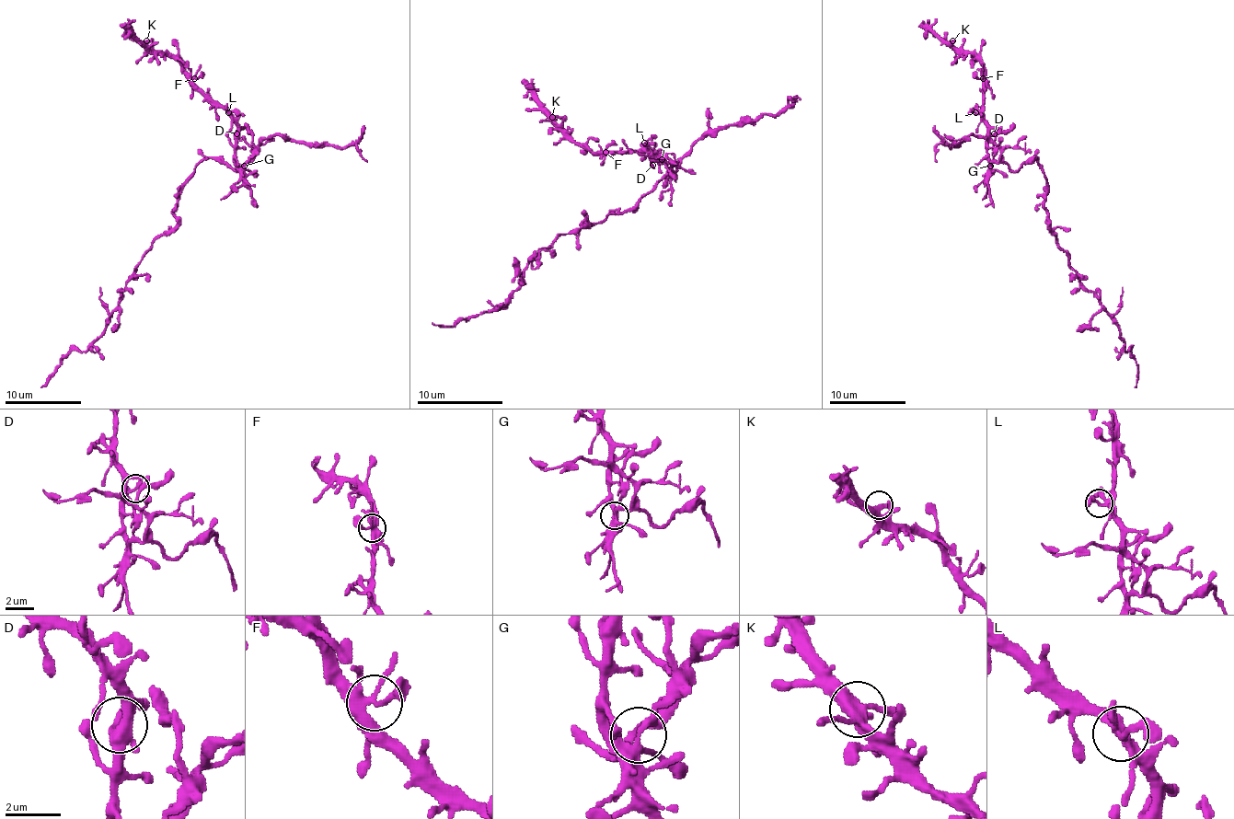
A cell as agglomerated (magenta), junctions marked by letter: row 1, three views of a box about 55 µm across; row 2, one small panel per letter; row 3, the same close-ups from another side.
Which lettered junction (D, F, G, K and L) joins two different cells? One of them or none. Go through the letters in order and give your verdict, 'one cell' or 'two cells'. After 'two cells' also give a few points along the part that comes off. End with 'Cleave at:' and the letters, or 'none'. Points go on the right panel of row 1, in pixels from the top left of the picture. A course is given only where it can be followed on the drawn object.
D: one cell
F: one cell
G: two cells; foreign part runs (990, 166), (1002, 162), (1019, 169), (1036, 158), (1045, 179), (1047, 224), (1136, 362), (1135, 386)
K: one cell
L: one cell
Cleave at: G

